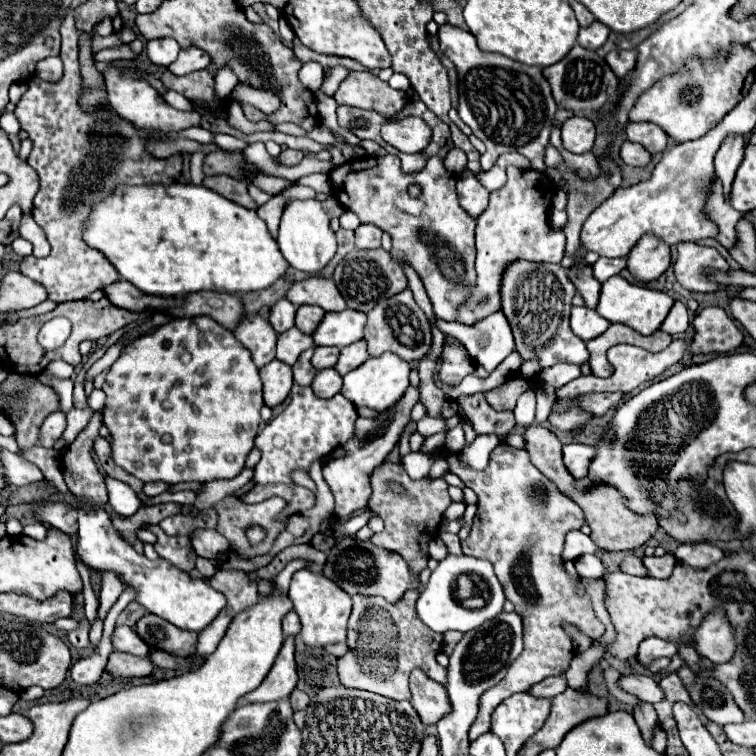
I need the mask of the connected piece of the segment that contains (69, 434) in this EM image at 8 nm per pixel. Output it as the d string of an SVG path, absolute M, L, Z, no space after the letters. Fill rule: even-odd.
M72 408L72 410L66 414L66 422L68 422L66 432L64 432L66 444L70 444L70 442L78 436L78 432L86 428L86 424L88 424L90 418L92 418L92 412L84 412L84 410L76 410L76 408ZM82 416L84 416L84 420L82 420Z

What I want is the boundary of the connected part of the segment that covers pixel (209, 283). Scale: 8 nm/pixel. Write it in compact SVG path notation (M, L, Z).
M174 182L174 184L168 184L168 186L162 186L162 184L146 184L146 186L128 186L128 184L120 184L116 186L116 190L112 192L112 196L108 196L106 200L98 202L92 206L92 212L88 216L88 220L84 222L84 228L82 228L82 240L102 252L108 262L116 268L116 272L120 272L120 276L124 280L128 280L130 284L134 284L136 288L144 290L144 292L152 292L152 294L158 294L158 296L178 296L178 294L184 294L184 292L200 292L200 290L216 290L216 292L250 292L250 290L264 290L268 286L272 286L288 268L288 264L284 264L284 256L280 256L278 252L278 244L272 240L268 228L266 228L266 222L258 218L256 212L252 210L246 210L244 206L238 206L230 200L226 200L224 196L204 188L204 186L196 186L196 184L180 184L180 182Z

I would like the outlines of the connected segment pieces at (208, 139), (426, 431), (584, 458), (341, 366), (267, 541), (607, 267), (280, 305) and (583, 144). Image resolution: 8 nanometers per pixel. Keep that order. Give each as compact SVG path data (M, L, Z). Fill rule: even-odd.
M194 126L194 128L188 128L184 132L178 132L178 136L188 136L190 140L196 140L200 144L214 144L214 134L210 130L200 128L200 126Z
M422 418L422 420L418 422L418 432L428 438L428 436L432 436L432 434L446 432L446 426L444 426L444 424L436 424L434 418Z
M566 444L564 446L564 466L578 480L588 474L588 464L592 462L594 448L584 444Z
M360 340L360 342L354 342L354 344L350 344L350 346L346 346L346 348L340 350L340 358L338 358L338 362L336 362L334 368L340 372L340 376L344 376L350 370L354 370L360 364L364 364L368 358L370 356L366 352L366 342Z
M228 496L228 498L224 498L222 502L218 502L218 504L214 506L214 510L218 512L218 526L216 526L216 530L218 530L220 534L224 534L232 546L238 548L238 554L240 554L242 558L254 558L254 556L258 556L258 554L268 554L270 548L272 548L272 544L274 544L274 540L276 540L276 536L278 536L278 534L284 530L284 526L286 526L286 520L284 520L284 522L278 520L278 514L282 512L284 506L286 506L286 502L284 502L282 498L278 498L278 496L268 498L268 500L260 502L260 504L244 504L244 502L240 502L238 498ZM250 526L262 526L262 528L266 530L266 538L264 538L262 544L252 546L252 544L248 542L246 530L248 530Z
M598 258L598 260L592 264L594 276L596 276L600 282L606 282L610 276L620 274L624 268L626 268L626 258Z
M282 298L270 308L270 318L268 320L270 320L272 328L278 334L282 334L282 332L286 332L288 328L294 326L294 314L296 314L296 306L290 304L286 298Z
M572 116L562 124L562 144L572 154L590 152L594 146L596 128L586 116Z

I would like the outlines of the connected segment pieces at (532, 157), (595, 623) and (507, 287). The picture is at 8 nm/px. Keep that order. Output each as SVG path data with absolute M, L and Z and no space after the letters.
M450 24L440 26L438 38L440 38L440 46L442 46L444 54L458 68L458 78L460 78L460 84L458 84L458 88L460 88L458 114L464 120L464 124L468 124L472 128L472 134L486 144L486 154L482 156L482 170L492 168L496 158L504 152L520 152L522 156L526 156L530 160L532 170L544 172L546 170L544 150L546 150L548 140L550 140L552 120L554 120L554 114L556 114L558 106L552 98L552 90L550 90L548 80L542 76L542 70L536 68L536 66L526 66L526 64L508 60L506 56L494 54L494 52L482 52L476 44L476 38L468 30L454 28Z
M498 444L490 452L490 462L484 470L470 468L468 464L464 464L460 460L460 454L450 454L448 464L450 464L450 472L456 474L466 486L470 486L478 494L478 512L474 516L470 536L466 540L462 540L462 552L468 556L486 558L494 564L494 572L504 588L506 598L512 600L512 604L516 606L516 612L524 620L524 650L522 650L522 654L512 662L504 680L500 684L496 684L496 688L490 688L488 692L484 692L484 696L480 698L478 718L474 720L474 724L468 732L469 740L476 740L478 736L482 736L484 732L490 730L490 720L492 720L490 716L500 702L504 702L508 696L512 696L516 692L528 692L530 686L542 682L548 676L560 676L568 670L570 660L574 658L574 646L572 646L572 638L564 632L564 624L576 626L582 634L586 634L590 638L600 638L604 634L604 624L594 616L590 596L582 579L580 592L576 588L576 584L570 580L568 572L564 570L564 564L560 558L560 554L564 550L566 532L582 528L582 524L586 522L584 512L570 496L562 494L552 480L544 478L542 472L536 470L536 466L528 458L528 452Z
M512 264L508 272L504 272L504 288L502 288L502 312L512 326L512 334L516 340L516 352L522 362L536 358L540 368L550 368L558 362L584 364L590 354L586 344L570 330L570 308L576 288L568 282L566 270L560 264Z

